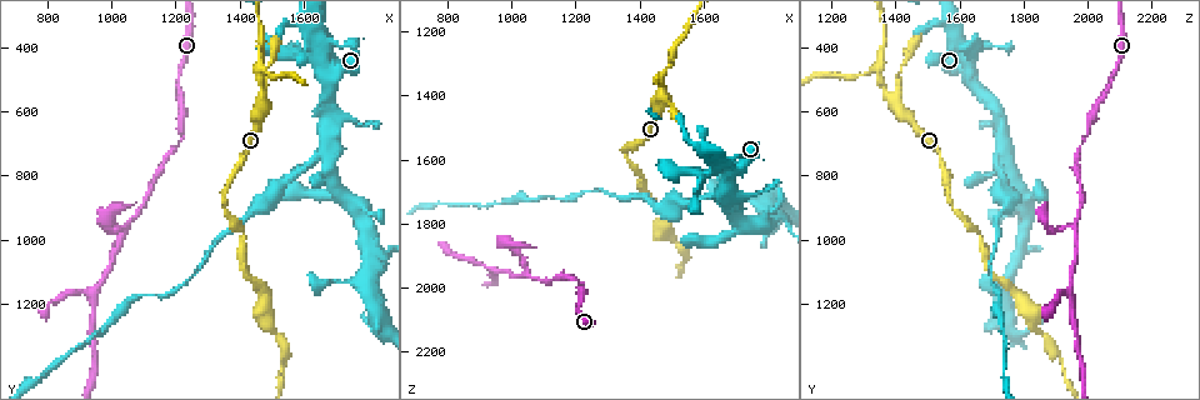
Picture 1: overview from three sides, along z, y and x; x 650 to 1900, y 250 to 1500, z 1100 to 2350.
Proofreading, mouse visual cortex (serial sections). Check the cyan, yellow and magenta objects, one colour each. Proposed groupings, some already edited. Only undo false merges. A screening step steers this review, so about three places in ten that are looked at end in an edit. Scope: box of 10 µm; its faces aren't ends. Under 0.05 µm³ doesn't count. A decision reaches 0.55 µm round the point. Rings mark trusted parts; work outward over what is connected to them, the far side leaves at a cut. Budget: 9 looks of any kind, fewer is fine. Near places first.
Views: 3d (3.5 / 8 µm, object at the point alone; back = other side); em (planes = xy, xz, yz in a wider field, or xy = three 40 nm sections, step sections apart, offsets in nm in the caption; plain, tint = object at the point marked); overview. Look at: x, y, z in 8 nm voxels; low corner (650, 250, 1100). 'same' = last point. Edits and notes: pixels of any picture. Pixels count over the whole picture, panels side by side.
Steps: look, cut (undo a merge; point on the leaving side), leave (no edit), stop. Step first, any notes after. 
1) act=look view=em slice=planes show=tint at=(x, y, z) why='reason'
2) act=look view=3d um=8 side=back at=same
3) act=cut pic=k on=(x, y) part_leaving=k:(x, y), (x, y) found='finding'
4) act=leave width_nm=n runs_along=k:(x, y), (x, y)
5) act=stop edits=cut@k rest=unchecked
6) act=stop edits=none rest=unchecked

act=look view=3d um=3.5 at=(1460, 470, 1350) why='three arms meet'

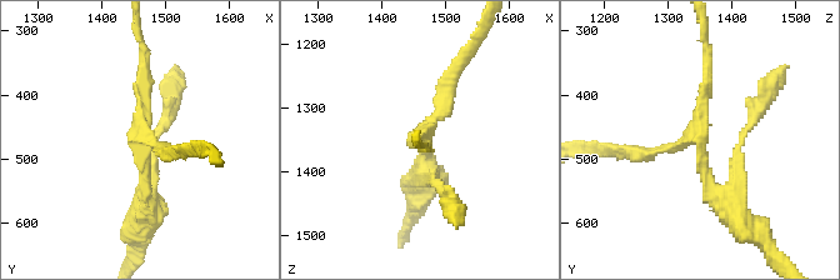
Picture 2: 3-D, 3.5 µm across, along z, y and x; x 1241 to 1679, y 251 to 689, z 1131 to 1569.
act=look view=em slice=xy step=5 show=tint at=(1465, 480, 1350) arms=3 arm_widths_nm=150,150,300

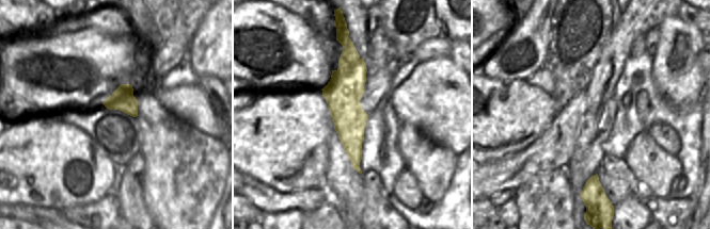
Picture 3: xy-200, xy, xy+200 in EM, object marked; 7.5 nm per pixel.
act=cut pic=2 on=(443, 95) part_leaving=2:(425, 135), (479, 33) found='a second cell is stuck on'

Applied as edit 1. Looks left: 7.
act=look view=3d um=8 at=(1670, 720, 1730) why='small branch off a trunk'

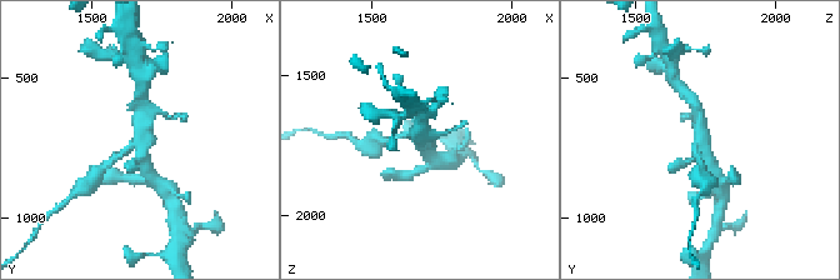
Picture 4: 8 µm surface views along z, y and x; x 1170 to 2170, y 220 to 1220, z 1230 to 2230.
act=look view=3d um=3.5 side=back at=same

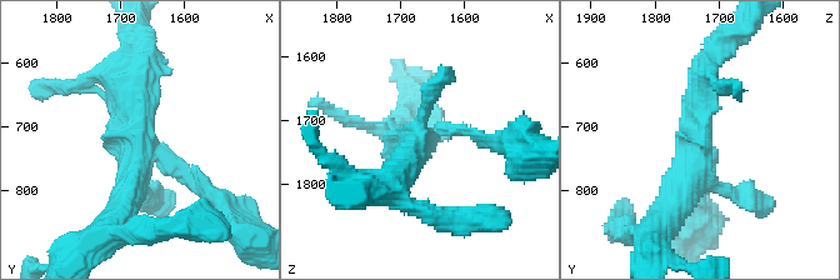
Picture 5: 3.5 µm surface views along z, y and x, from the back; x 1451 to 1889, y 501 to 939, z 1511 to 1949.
act=look view=em slice=xy step=5 show=tint at=(1665, 715, 1730)

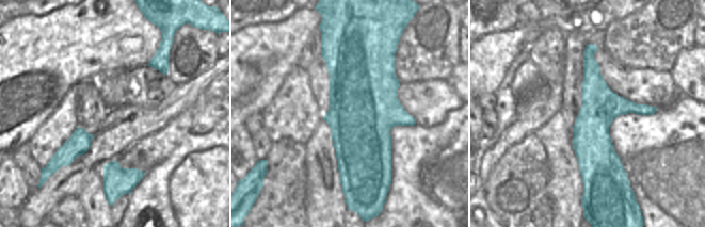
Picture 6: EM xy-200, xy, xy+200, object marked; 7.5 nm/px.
act=cut pic=5 on=(194, 180) part_leaving=5:(156, 151), (203, 183), (249, 233) found='two cells meet here'

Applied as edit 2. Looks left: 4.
act=look view=3d um=3.5 at=(1050, 960, 1970) why='arms part here'

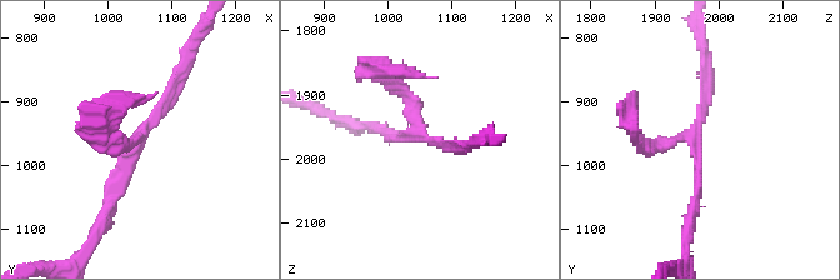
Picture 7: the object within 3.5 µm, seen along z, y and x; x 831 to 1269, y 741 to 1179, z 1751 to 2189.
act=look view=em slice=planes show=tint at=(1050, 960, 1960) arms=3 arm_widths_nm=150,150,150

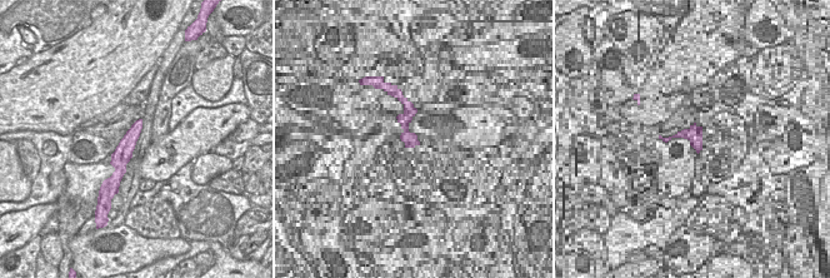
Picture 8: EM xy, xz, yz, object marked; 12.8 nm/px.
act=leave width_nm=240 runs_along=7:(185, 71), (131, 148), (108, 213) found='one cell here'

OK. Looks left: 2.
act=stop edits=cut@2,cut@5 rest=unchecked

